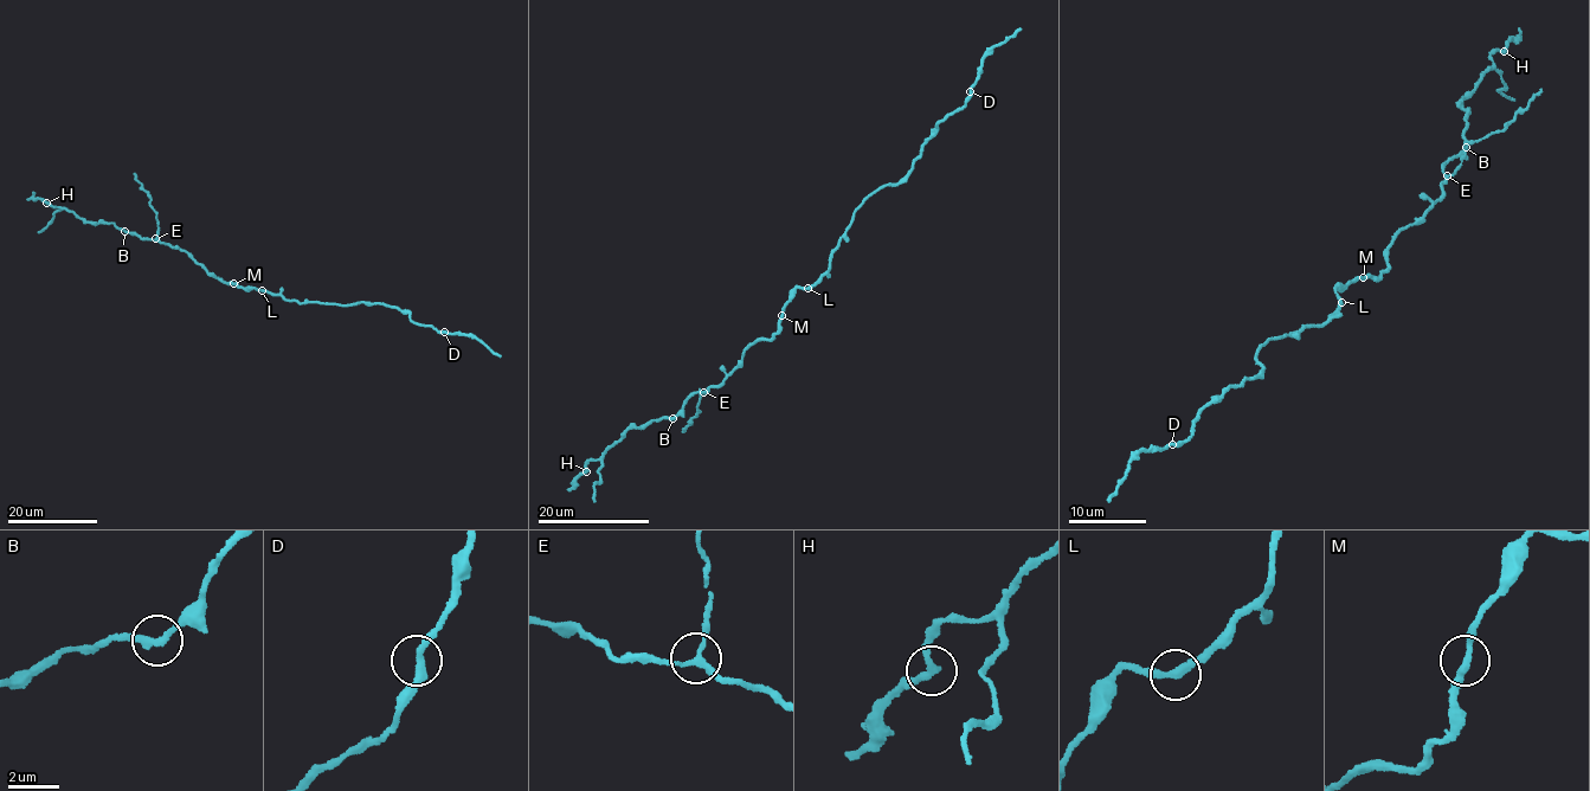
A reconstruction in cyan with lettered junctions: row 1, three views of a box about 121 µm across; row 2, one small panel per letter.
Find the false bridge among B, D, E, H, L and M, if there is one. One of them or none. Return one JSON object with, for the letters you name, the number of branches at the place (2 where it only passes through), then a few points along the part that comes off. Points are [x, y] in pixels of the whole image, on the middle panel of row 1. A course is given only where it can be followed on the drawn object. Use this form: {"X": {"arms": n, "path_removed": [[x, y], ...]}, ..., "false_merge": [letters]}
{"false_merge": []}

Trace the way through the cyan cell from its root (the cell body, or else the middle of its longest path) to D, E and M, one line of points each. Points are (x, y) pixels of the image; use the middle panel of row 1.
D: (806, 288), (828, 271), (830, 256), (855, 212), (879, 187), (900, 182), (935, 126), (965, 105), (970, 91)
E: (806, 288), (794, 289), (777, 334), (746, 348), (741, 366), (703, 392)
M: (806, 288), (794, 289), (781, 315)

